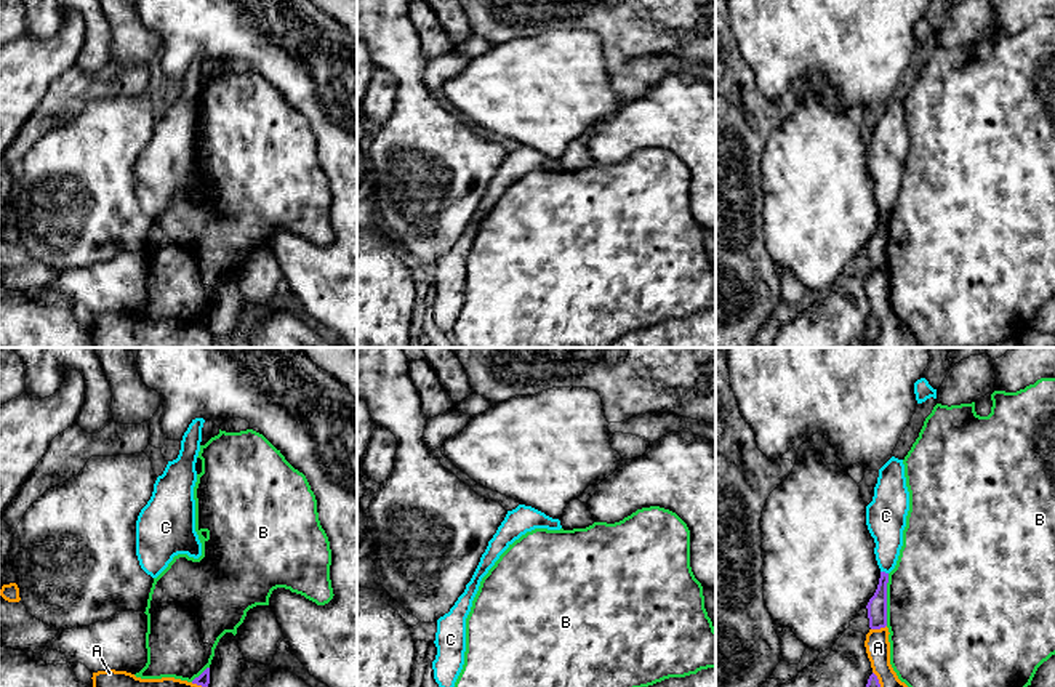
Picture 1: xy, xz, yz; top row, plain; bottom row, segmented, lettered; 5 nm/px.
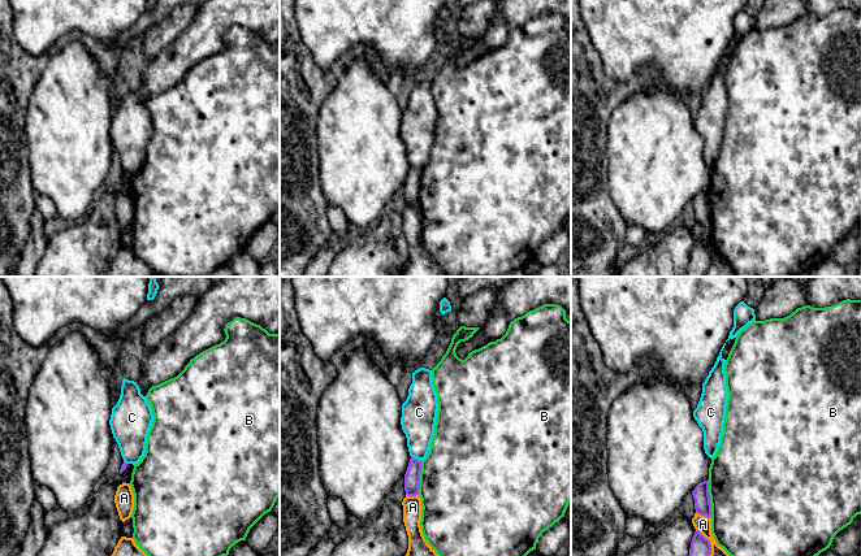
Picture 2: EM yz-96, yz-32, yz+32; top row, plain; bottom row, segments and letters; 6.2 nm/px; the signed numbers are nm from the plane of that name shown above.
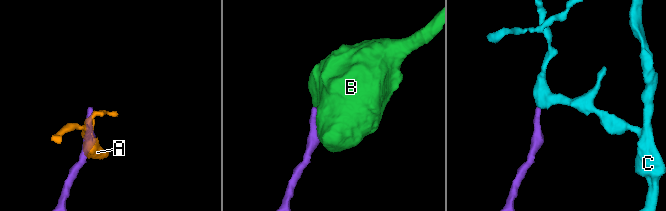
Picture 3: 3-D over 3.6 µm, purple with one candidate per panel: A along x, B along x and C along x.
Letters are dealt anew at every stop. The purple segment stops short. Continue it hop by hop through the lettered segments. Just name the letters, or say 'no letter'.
no letter

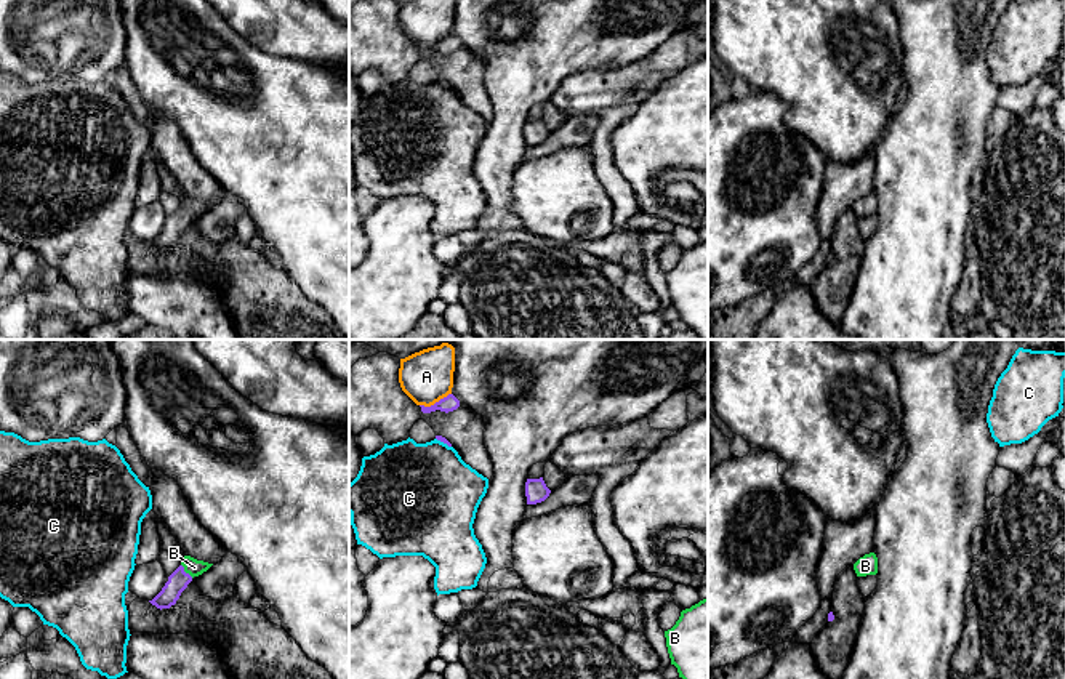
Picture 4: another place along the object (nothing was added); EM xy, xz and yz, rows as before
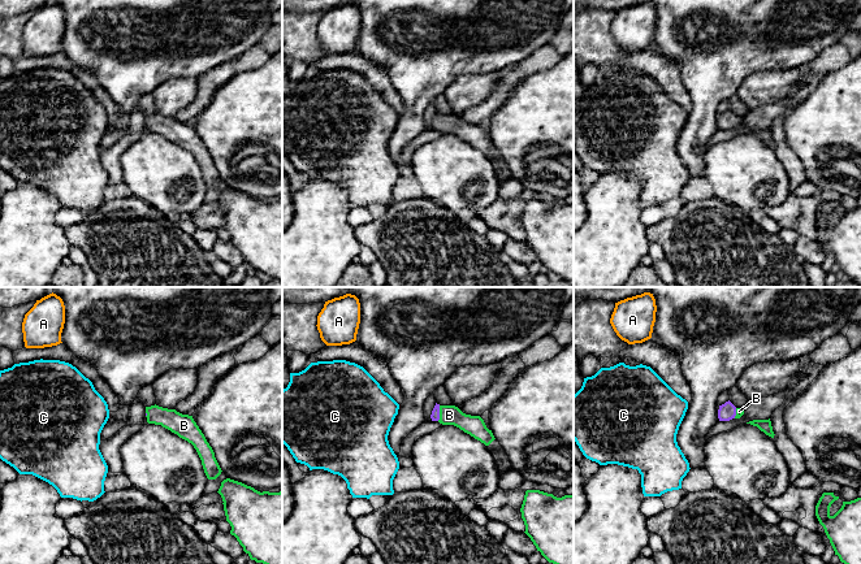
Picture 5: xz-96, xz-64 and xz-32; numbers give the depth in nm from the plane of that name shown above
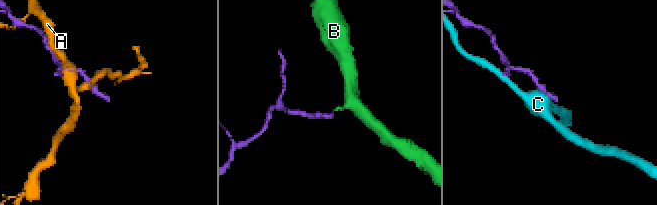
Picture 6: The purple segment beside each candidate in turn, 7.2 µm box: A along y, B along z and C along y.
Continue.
B

